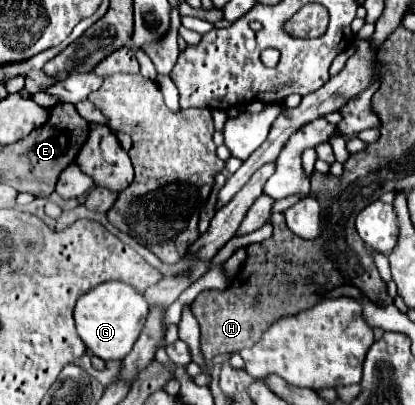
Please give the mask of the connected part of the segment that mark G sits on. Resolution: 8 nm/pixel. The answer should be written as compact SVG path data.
M108 281L94 287L78 299L74 309L76 331L86 345L86 351L104 361L118 361L130 353L132 345L136 343L142 331L146 315L148 303L144 301L144 297L134 287L122 281Z

